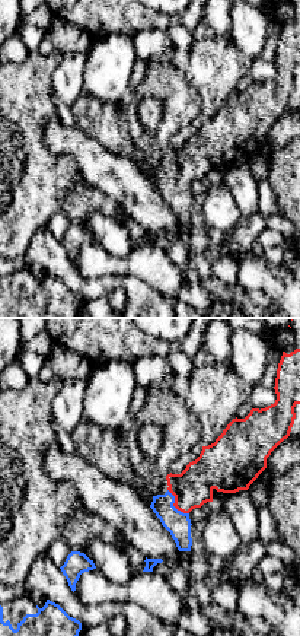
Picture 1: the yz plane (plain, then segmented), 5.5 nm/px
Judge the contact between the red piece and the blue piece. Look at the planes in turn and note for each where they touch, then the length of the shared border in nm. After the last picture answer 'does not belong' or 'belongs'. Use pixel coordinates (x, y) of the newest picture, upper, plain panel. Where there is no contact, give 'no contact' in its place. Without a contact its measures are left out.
(174, 178) | 180 nm

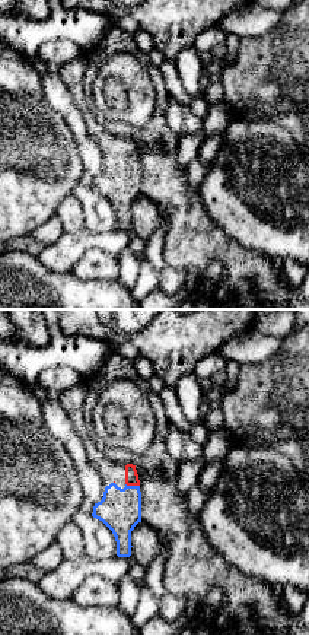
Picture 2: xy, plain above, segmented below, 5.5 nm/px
(133, 158) | 80 nm

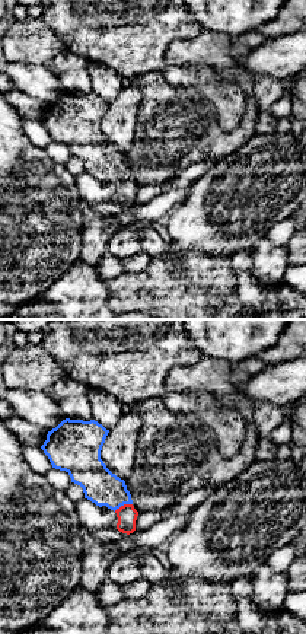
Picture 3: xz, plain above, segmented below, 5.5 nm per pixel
(124, 178) | 110 nm

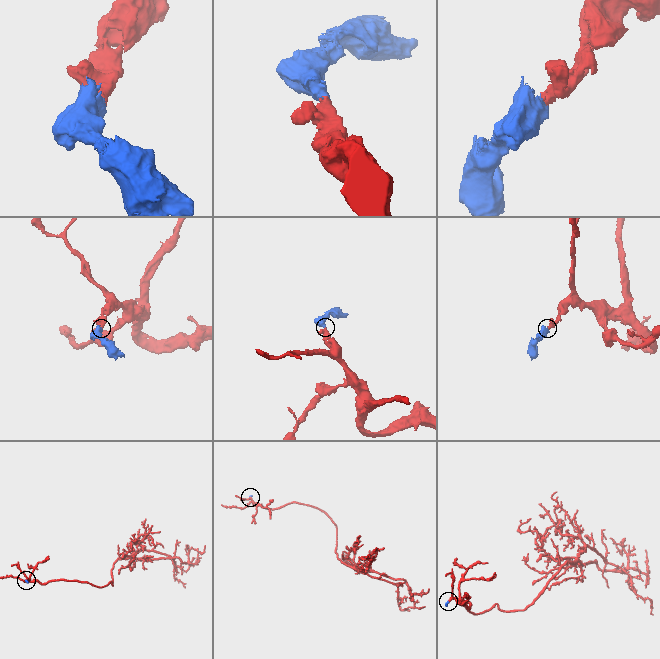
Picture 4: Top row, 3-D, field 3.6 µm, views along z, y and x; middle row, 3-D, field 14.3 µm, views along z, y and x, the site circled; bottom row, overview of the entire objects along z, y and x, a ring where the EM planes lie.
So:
belongs

